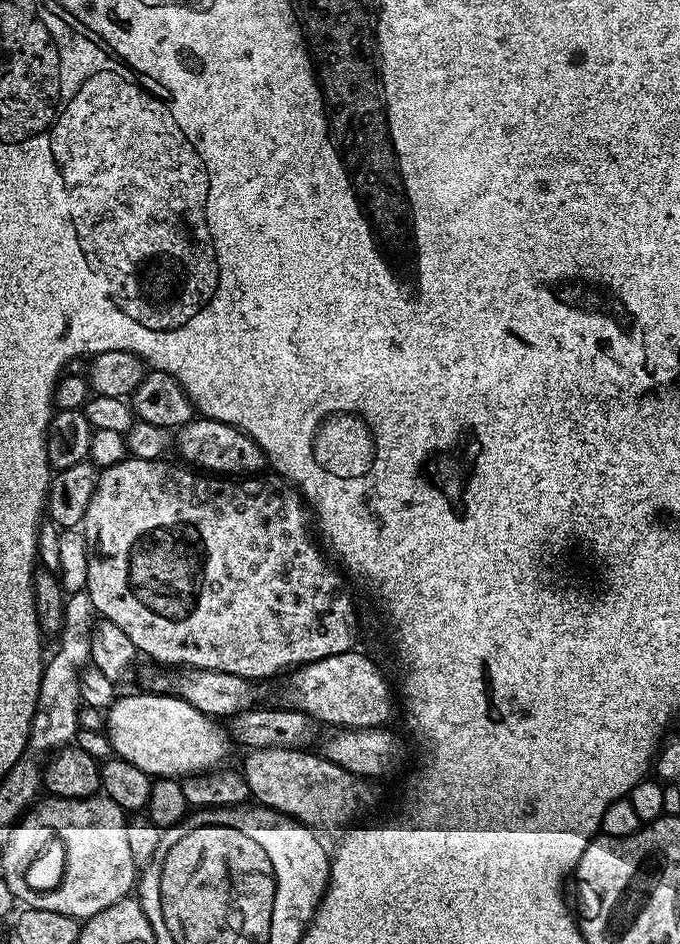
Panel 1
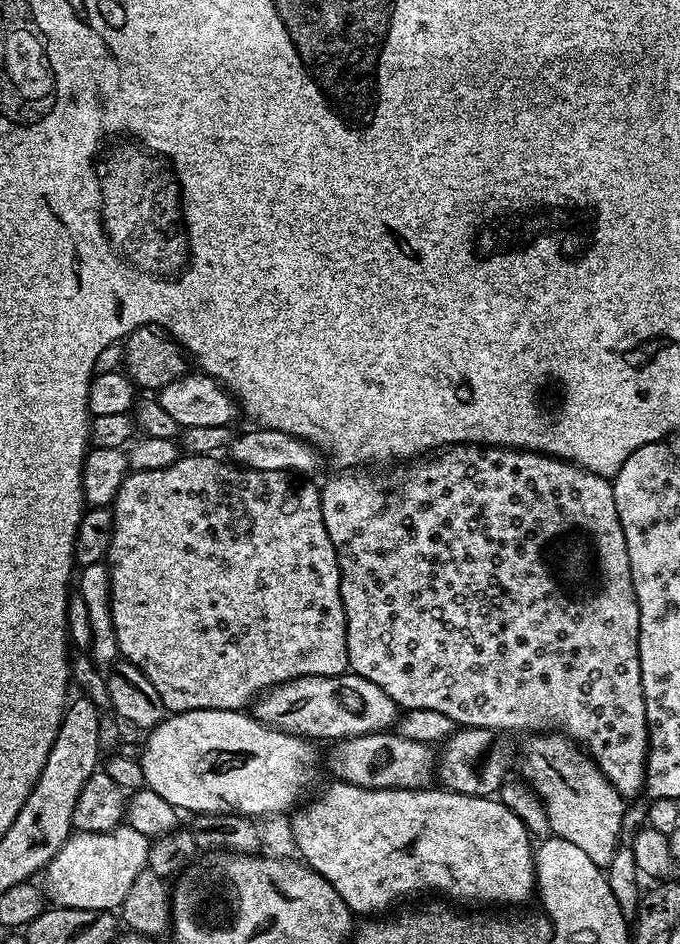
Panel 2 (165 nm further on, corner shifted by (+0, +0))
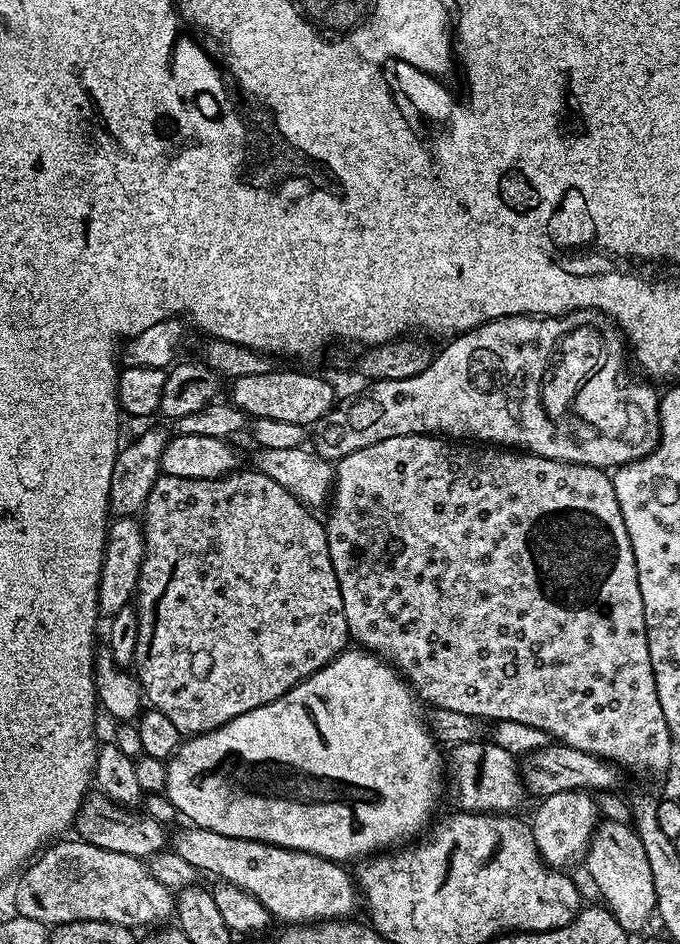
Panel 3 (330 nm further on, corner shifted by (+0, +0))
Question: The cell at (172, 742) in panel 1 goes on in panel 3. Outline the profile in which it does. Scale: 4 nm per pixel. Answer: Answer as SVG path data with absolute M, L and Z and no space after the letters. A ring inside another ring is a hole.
M359 646L349 647L339 652L329 664L322 666L322 670L310 674L301 684L294 685L289 692L282 694L274 702L247 711L246 714L239 715L213 731L185 739L167 761L166 797L168 796L169 802L188 819L188 822L198 828L212 830L224 836L298 849L337 862L363 861L373 854L383 853L393 846L403 845L419 837L433 823L432 811L440 800L440 791L446 788L446 760L442 752L440 756L441 745L429 732L425 713L420 713L420 708L422 709L421 701L412 691L412 685L387 660L381 660L373 652L365 652Z

